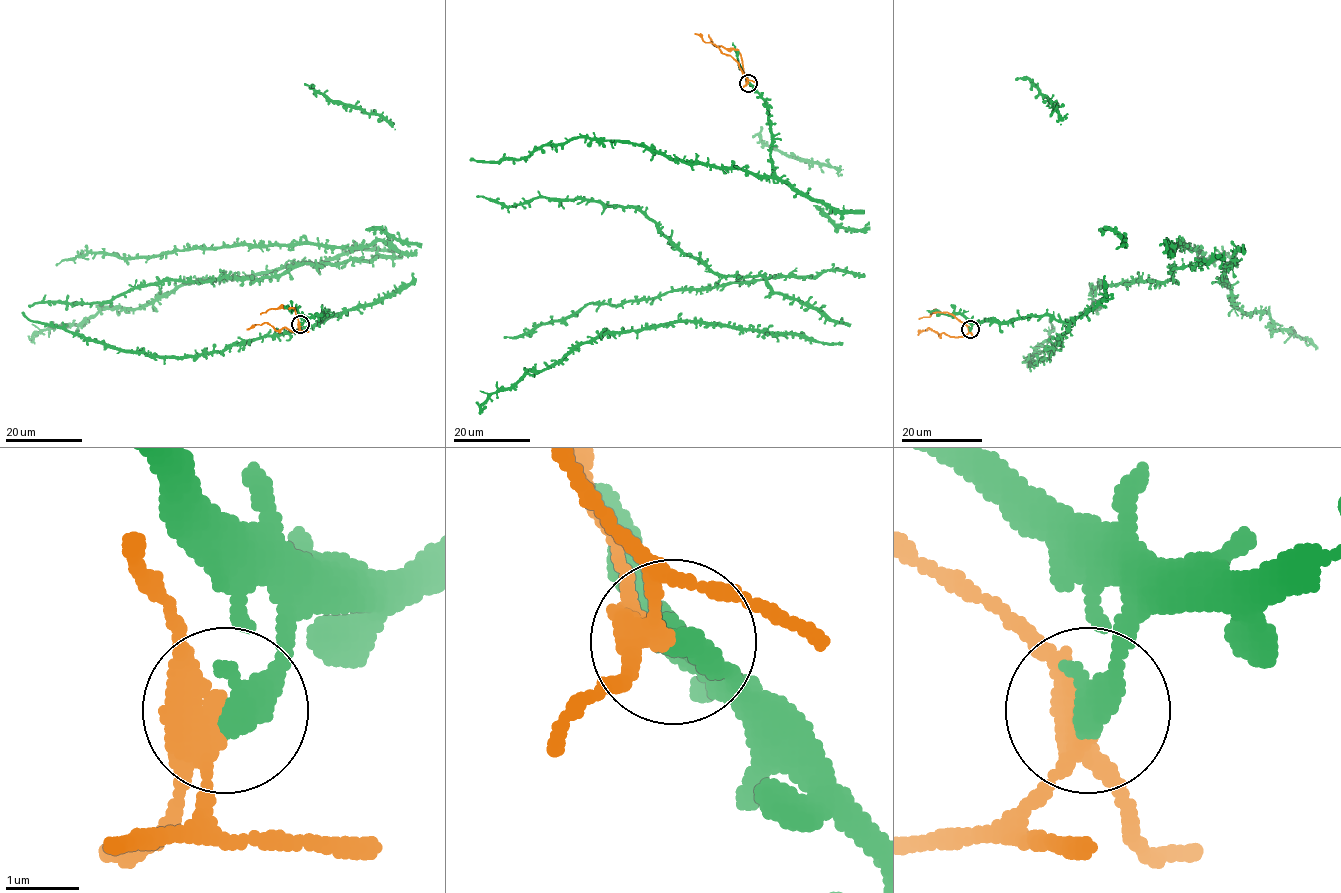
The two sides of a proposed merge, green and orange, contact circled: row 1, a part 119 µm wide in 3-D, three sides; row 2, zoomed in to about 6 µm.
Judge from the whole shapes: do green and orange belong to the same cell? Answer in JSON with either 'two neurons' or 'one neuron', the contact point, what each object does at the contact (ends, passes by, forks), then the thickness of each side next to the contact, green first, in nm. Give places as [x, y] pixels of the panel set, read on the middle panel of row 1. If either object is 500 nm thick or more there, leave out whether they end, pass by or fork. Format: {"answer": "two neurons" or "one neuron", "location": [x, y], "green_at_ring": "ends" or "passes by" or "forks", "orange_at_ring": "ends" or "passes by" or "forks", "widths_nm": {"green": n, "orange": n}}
{"answer": "two neurons", "location": [748, 83], "green_at_ring": "ends", "orange_at_ring": "forks", "widths_nm": {"green": 440, "orange": 320}}

